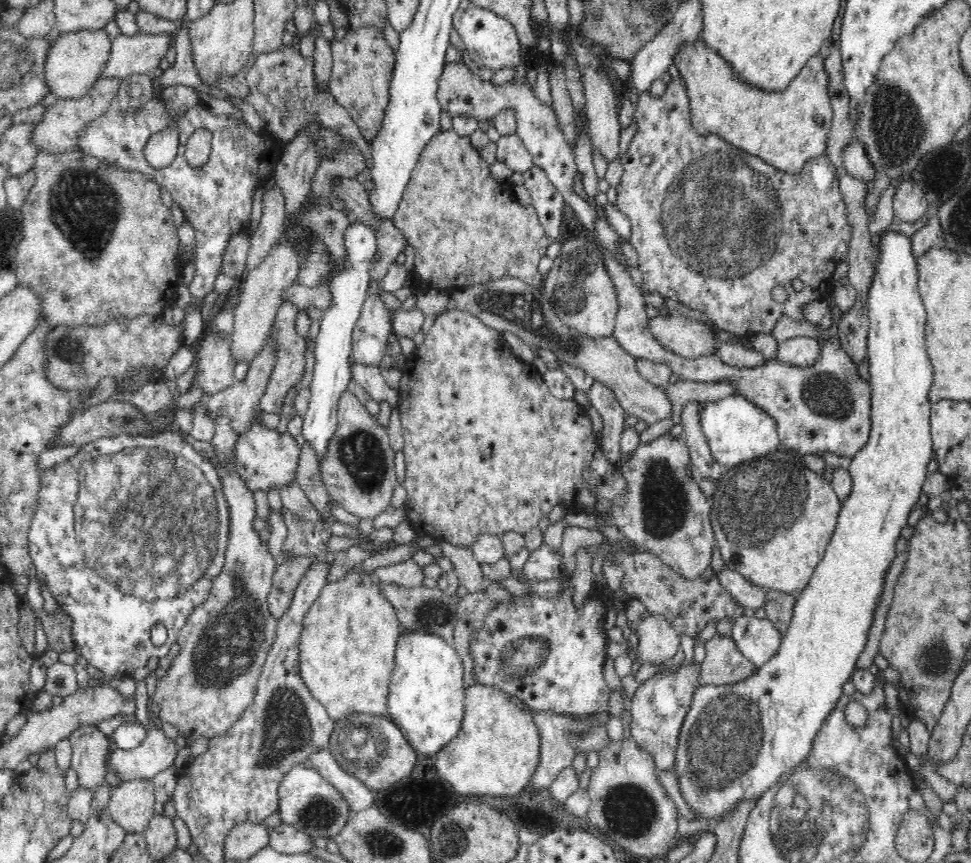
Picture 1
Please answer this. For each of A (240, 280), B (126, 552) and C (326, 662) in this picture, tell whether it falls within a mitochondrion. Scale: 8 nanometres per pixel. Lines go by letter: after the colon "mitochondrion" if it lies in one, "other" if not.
A: other
B: mitochondrion
C: other

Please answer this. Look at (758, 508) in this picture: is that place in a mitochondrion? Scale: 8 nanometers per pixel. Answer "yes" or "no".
yes

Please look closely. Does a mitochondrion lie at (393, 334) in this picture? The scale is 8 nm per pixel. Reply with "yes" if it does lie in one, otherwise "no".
no

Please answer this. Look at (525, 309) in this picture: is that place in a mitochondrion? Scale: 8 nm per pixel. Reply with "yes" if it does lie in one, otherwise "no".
yes

